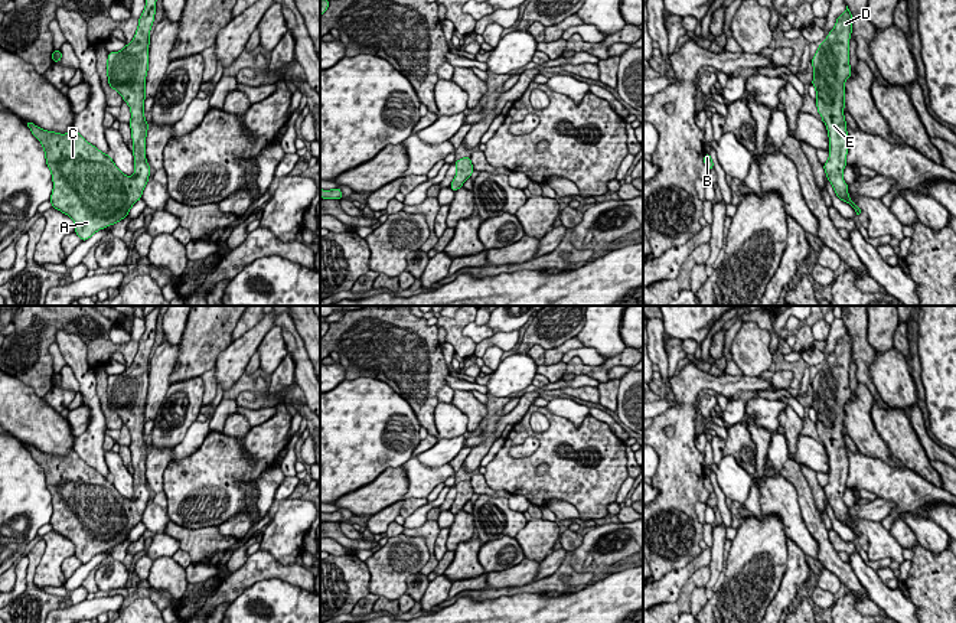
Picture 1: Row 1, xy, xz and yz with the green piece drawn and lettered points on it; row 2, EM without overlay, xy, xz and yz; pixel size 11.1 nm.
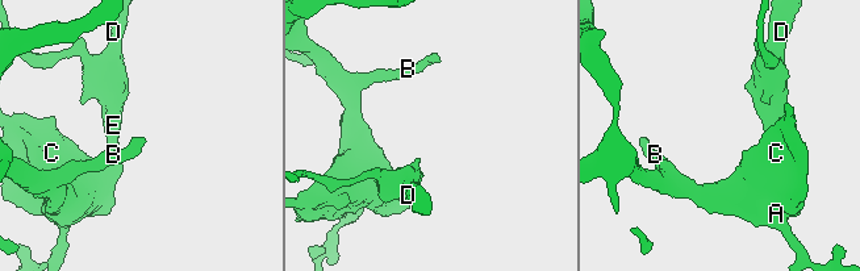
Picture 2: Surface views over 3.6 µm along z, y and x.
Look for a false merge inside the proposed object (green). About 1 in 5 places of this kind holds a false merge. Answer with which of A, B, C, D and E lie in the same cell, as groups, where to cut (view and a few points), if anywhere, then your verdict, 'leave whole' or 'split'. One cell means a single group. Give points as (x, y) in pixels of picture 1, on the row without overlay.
groups A B C D E; cut none; leave whole

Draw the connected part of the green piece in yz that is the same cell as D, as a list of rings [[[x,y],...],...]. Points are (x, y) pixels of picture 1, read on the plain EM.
[[[846,329],[846,333],[836,342],[835,350],[828,356],[828,361],[819,366],[810,385],[813,388],[812,408],[818,418],[816,430],[826,449],[831,469],[829,482],[823,492],[836,519],[849,526],[857,538],[859,538],[861,532],[851,523],[848,508],[842,500],[849,470],[844,431],[846,430],[845,404],[852,395],[849,388],[851,353],[852,337]]]

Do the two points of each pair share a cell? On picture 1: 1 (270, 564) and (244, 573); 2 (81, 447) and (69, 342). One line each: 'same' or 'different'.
1: same
2: same

